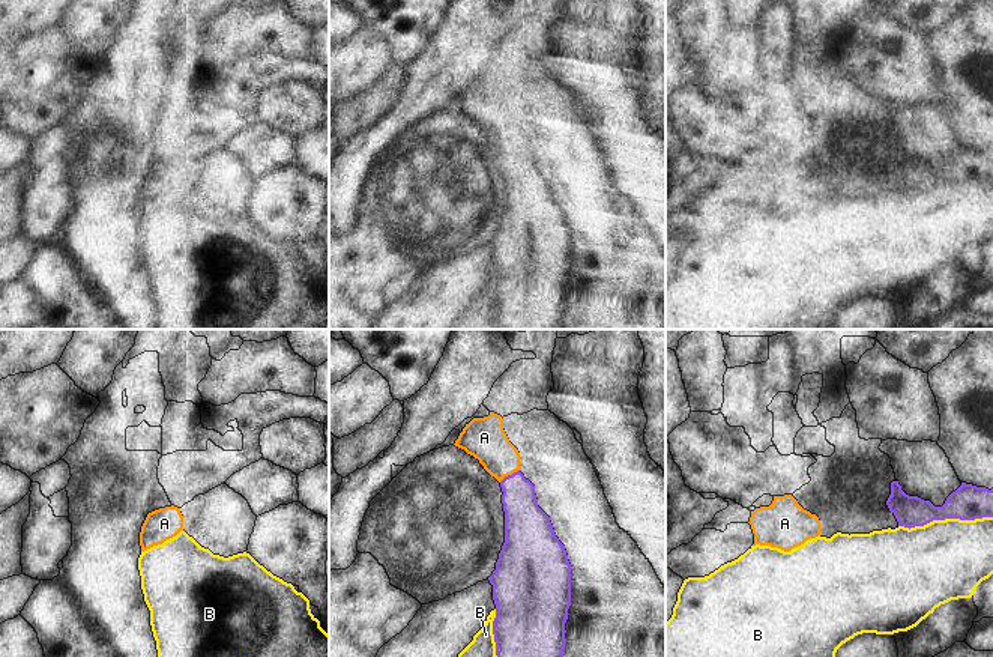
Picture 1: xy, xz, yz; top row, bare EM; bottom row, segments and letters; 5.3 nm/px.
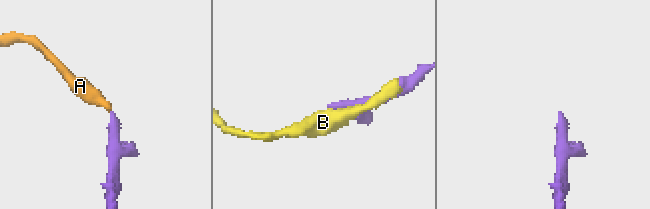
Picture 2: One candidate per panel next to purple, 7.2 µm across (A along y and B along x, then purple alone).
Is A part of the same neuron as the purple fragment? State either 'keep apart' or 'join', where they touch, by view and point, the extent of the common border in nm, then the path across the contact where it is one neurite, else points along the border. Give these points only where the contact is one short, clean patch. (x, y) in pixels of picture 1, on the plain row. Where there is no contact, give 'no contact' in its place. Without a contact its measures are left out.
join; contact xz (508, 139); length 130 nm; way xz (523, 182), (519, 155), (508, 139), (502, 124), (484, 101)

